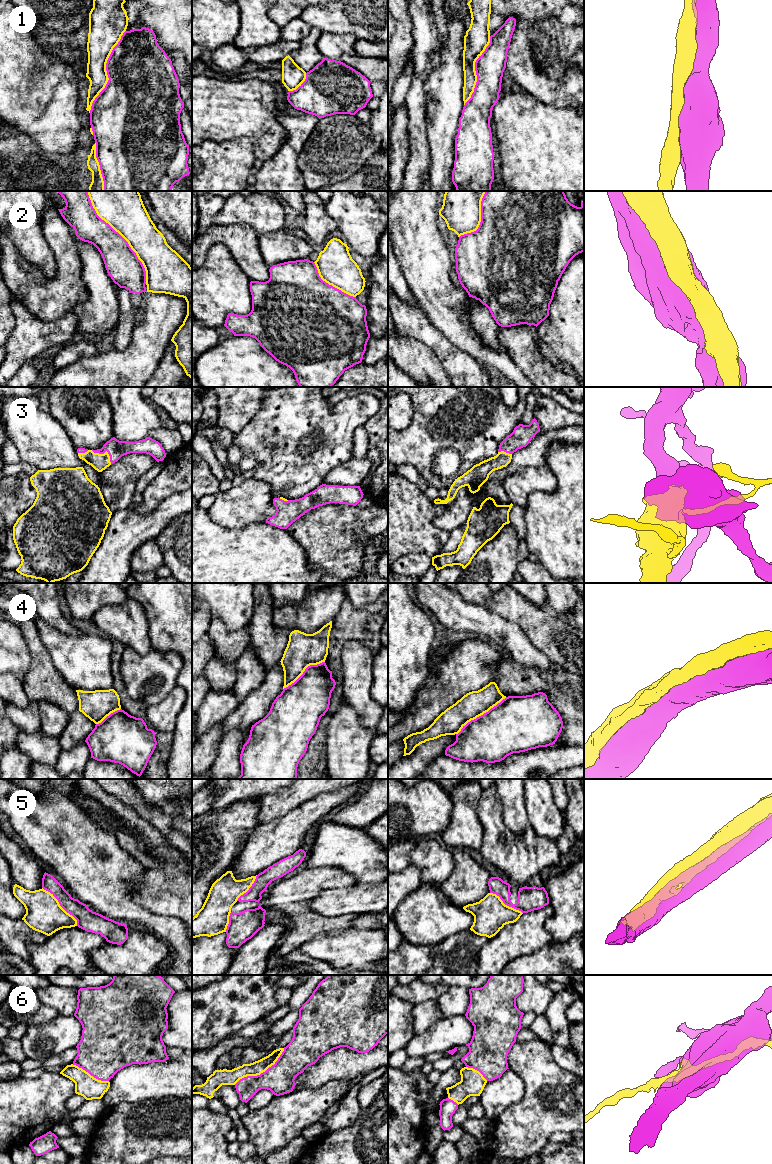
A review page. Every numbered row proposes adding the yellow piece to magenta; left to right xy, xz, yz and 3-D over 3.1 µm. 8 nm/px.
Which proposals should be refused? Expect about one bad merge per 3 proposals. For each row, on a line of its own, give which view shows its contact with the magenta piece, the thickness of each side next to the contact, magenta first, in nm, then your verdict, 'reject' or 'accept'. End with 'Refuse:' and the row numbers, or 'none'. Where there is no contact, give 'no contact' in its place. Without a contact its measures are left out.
1: contact in xy; calibres 500 and 220 nm; accept
2: contact in xy; calibres 280 and 360 nm; accept
3: contact in xy; calibres 150 and 140 nm; accept
4: contact in yz; calibres 420 and 200 nm; accept
5: contact in xy; calibres 160 and 300 nm; reject
6: contact in xz; calibres 240 and 120 nm; reject
Refuse: 5, 6

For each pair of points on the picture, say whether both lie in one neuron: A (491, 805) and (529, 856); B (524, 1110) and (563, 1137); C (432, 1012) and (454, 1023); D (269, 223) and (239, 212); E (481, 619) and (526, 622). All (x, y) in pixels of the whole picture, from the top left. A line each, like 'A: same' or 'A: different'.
A: same
B: different
C: different
D: same
E: different

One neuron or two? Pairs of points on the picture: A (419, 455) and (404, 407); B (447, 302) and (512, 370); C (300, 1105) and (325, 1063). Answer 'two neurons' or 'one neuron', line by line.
A: two neurons
B: one neuron
C: two neurons

